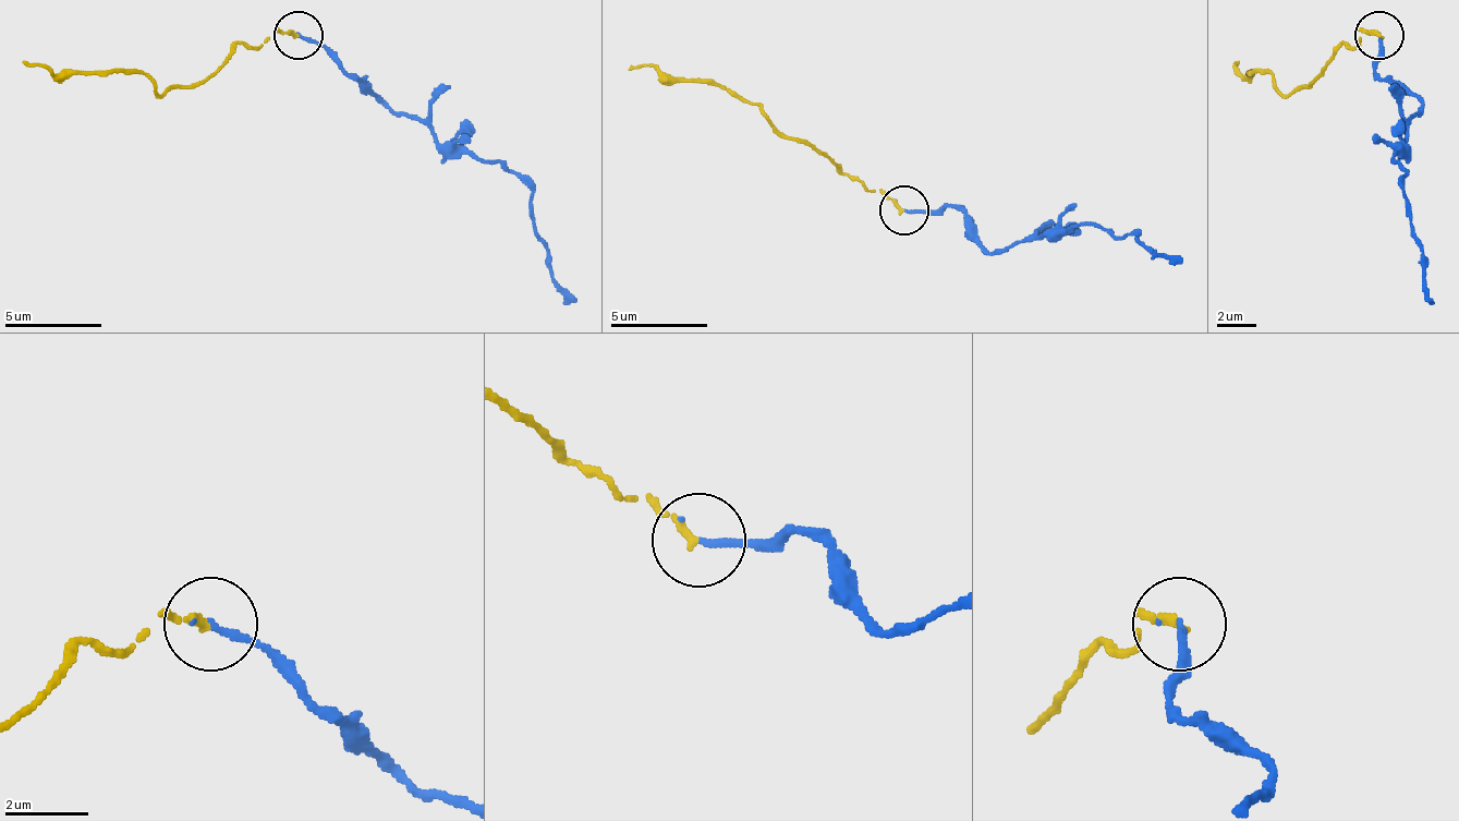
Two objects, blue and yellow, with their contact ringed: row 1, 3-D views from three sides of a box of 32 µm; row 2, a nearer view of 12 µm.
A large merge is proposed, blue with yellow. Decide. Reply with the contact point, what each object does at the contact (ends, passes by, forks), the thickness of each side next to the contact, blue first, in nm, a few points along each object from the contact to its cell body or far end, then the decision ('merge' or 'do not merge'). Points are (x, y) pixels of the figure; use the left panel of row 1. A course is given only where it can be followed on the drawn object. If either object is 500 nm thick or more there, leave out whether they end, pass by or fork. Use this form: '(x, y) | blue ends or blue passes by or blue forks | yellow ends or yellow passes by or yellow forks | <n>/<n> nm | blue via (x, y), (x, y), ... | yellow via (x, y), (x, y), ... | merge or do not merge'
(298, 35) | blue ends | yellow ends | 160/180 nm | blue via (296, 34), (316, 38), (384, 106), (514, 173), (529, 189), (534, 237), (548, 251), (568, 304) | yellow via (296, 34), (272, 28), (258, 48), (239, 43), (215, 72), (161, 96), (142, 72), (64, 72), (21, 62) | merge

